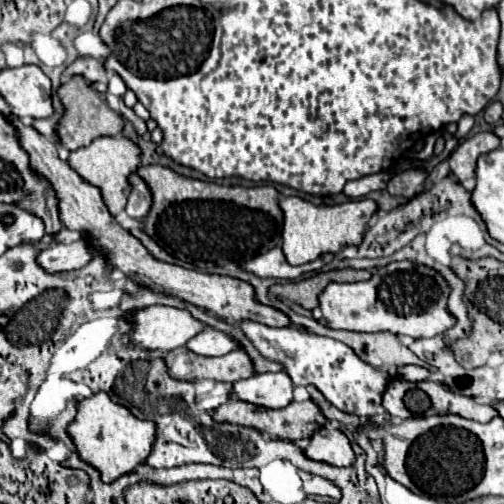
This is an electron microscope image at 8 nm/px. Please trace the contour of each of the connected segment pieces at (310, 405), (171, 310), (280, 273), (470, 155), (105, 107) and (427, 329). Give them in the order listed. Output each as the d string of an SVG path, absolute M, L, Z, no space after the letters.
M232 399L224 405L220 405L214 411L214 419L218 421L228 421L228 423L236 423L236 425L246 425L246 427L254 427L260 429L262 433L272 433L278 435L282 439L290 439L290 441L298 441L298 439L308 439L312 437L320 427L324 427L328 423L328 419L322 415L320 407L312 401L292 401L288 407L284 409L268 409L268 407L258 407L254 403L246 403L242 399Z
M162 305L136 311L134 323L132 343L154 351L172 351L182 347L204 329L204 323L192 317L188 309Z
M274 247L264 255L258 255L258 259L250 259L250 263L244 263L244 267L258 277L274 277L274 279L290 279L290 281L298 279L302 273L320 271L322 265L324 265L322 259L316 259L306 265L290 265L282 253L282 247Z
M476 133L476 135L472 135L464 143L460 143L456 147L456 151L448 157L452 173L460 181L474 177L476 175L476 159L482 153L494 151L498 147L500 147L500 139L496 137L496 133Z
M74 75L68 83L64 83L58 89L58 95L62 99L62 103L66 105L66 115L62 117L60 125L58 125L58 135L62 141L62 147L66 147L68 151L74 151L78 147L90 145L96 137L102 135L120 135L124 129L124 119L118 111L114 111L108 101L102 97L100 91L96 91L82 75Z
M394 261L372 269L368 281L330 283L320 295L320 309L324 323L332 329L364 333L390 331L420 339L446 333L456 325L456 317L448 311L450 291L452 287L436 269L414 261Z

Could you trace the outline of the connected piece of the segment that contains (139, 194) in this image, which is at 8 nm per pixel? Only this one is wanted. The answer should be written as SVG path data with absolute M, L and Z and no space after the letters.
M132 175L130 183L132 183L132 193L128 197L126 213L130 217L144 219L150 213L150 207L152 207L152 191L150 191L148 183L142 181L138 175Z

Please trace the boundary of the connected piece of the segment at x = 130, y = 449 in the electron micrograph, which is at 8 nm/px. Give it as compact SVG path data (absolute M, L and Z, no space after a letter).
M104 391L78 403L78 415L70 423L68 433L72 435L80 457L102 473L104 483L114 483L118 477L132 473L134 467L150 457L156 443L156 423L138 419L128 407L114 403Z

